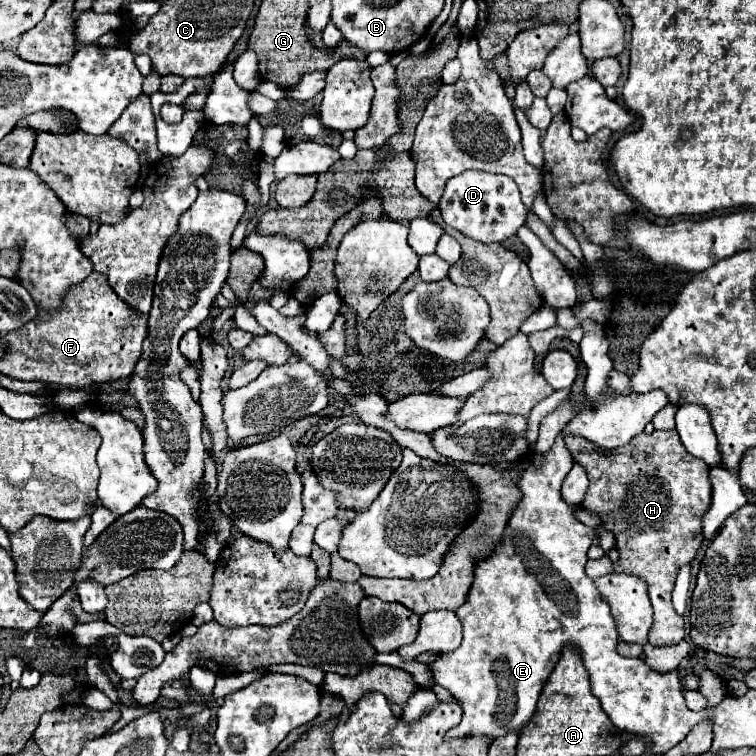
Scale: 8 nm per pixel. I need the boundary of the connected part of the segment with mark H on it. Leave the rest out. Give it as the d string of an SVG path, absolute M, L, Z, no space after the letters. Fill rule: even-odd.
M675 430L671 432L653 432L653 434L639 434L627 446L617 450L601 450L583 438L565 436L565 444L573 456L573 460L587 470L589 487L581 502L581 508L599 516L601 528L613 532L615 548L619 552L619 562L613 564L615 572L635 574L645 578L649 586L649 598L653 604L653 626L649 634L649 642L653 646L673 646L679 644L685 637L685 623L683 616L673 610L671 604L671 588L677 578L677 572L683 564L695 558L697 548L701 546L701 516L709 508L711 502L711 484L709 484L709 466L695 458L685 450L681 438Z

